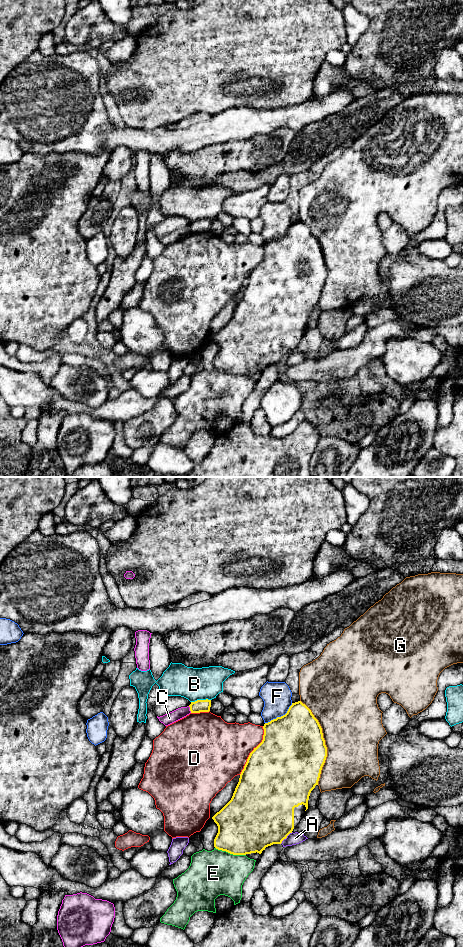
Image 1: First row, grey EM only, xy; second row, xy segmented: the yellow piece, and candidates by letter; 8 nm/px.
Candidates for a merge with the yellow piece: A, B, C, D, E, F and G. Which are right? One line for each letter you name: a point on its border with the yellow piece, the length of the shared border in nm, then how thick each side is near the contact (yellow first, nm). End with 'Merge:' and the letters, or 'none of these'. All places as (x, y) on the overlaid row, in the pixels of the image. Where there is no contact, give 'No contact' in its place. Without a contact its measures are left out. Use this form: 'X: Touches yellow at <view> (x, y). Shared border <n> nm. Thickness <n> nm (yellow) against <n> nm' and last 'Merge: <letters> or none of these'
Merge: none of these

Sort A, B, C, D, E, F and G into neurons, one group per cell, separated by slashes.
A / B / C / D / E / F / G

